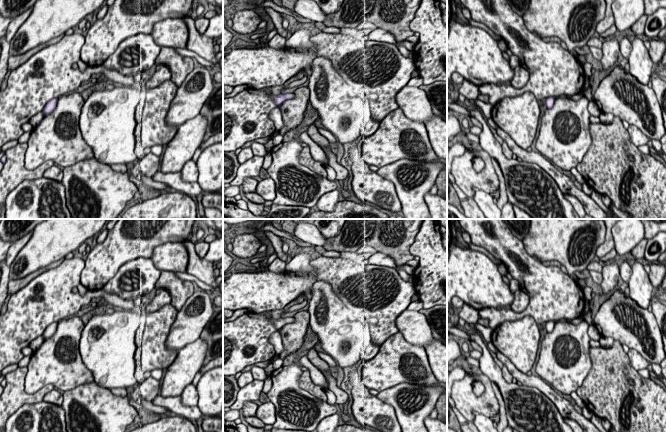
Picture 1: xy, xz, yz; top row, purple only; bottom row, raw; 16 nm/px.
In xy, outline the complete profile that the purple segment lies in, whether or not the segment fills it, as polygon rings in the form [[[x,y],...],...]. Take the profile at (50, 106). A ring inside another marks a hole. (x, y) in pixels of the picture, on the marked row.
[[[53,98],[51,99],[45,106],[44,108],[42,109],[42,112],[43,112],[43,115],[48,115],[49,113],[51,113],[56,105],[57,105],[57,102],[58,102],[58,98]]]

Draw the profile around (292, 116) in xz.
[[[299,87],[295,90],[294,97],[288,100],[289,106],[279,105],[283,120],[283,127],[278,131],[279,134],[284,136],[302,123],[308,101],[308,87]]]

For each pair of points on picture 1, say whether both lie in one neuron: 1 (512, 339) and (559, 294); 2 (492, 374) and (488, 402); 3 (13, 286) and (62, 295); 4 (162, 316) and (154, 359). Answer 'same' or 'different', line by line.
1: different
2: different
3: different
4: same

